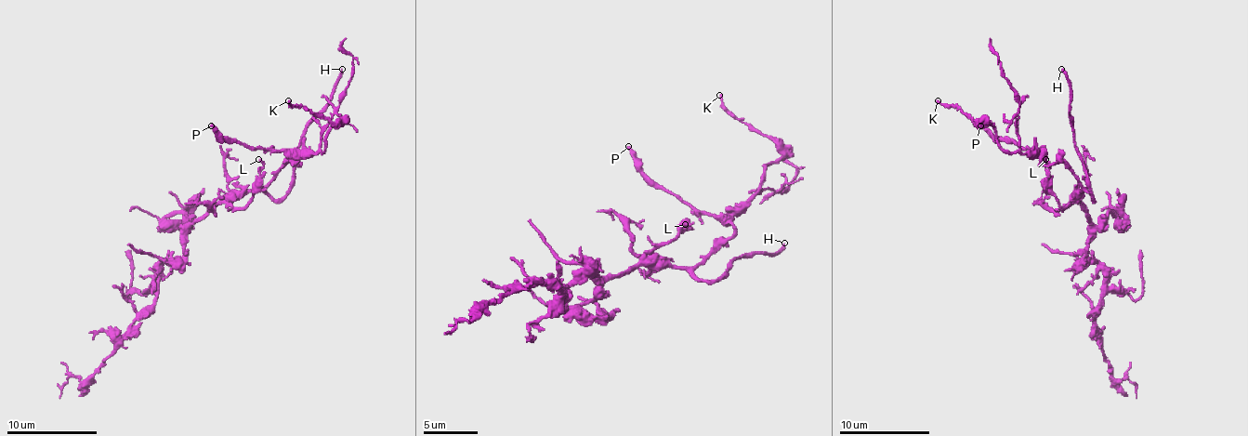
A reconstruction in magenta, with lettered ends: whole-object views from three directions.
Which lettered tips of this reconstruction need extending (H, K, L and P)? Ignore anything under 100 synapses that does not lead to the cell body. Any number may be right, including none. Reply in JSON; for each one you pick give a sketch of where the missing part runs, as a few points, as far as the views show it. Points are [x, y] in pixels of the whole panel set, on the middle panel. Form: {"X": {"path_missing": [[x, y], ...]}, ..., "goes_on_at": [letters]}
{"goes_on_at": ["H"]}

